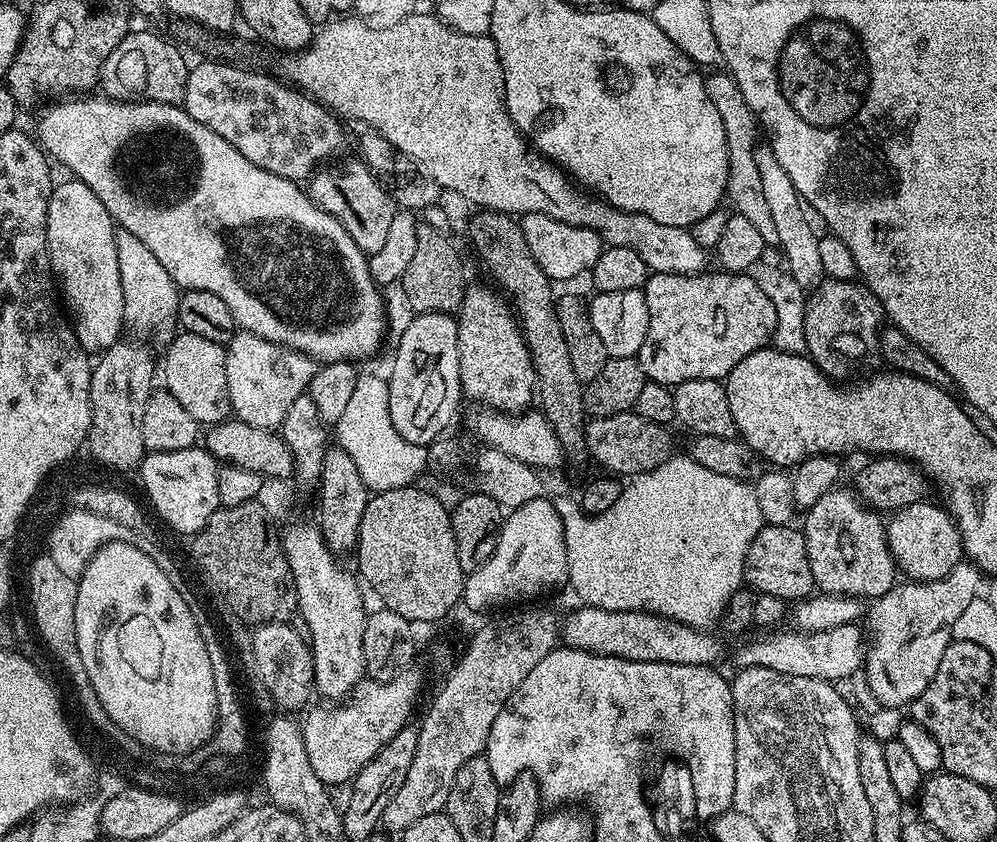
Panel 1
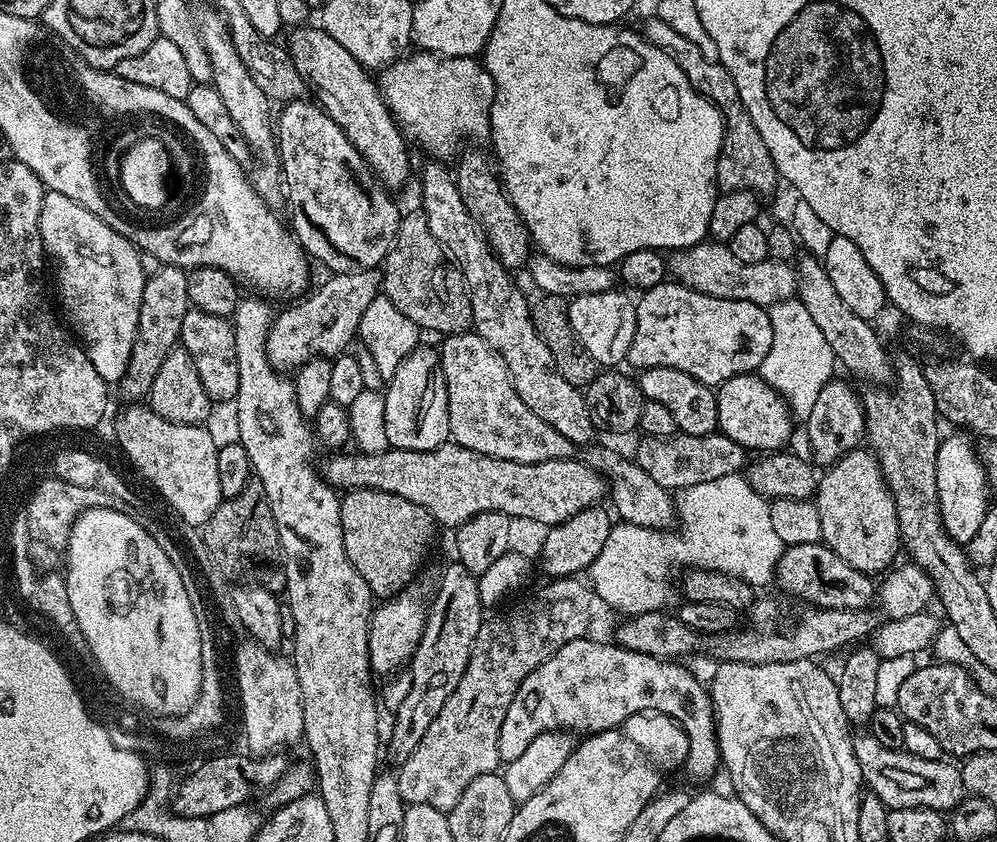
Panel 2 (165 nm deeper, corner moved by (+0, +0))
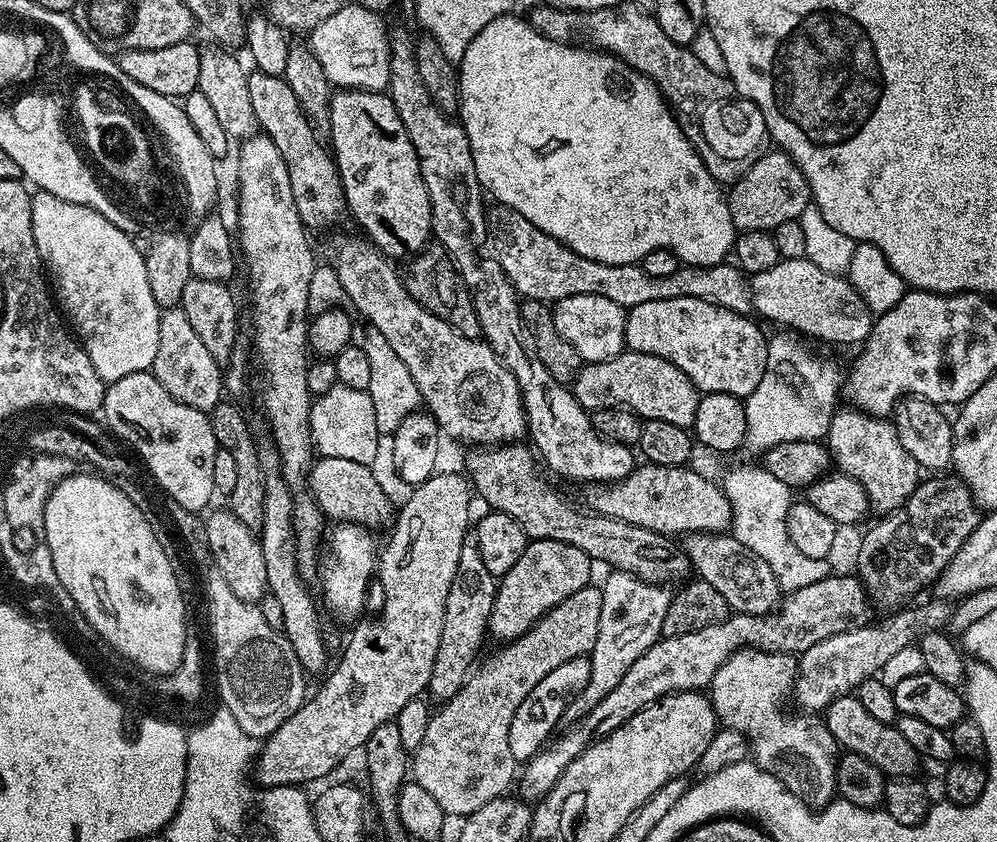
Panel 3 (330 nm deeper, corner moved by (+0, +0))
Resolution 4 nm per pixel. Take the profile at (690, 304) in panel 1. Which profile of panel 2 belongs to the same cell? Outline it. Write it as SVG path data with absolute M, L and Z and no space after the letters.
M665 282L639 293L636 300L634 342L630 342L627 363L633 364L636 370L682 370L682 374L690 374L690 378L698 378L698 382L719 386L738 374L755 373L762 358L770 354L770 342L774 342L774 330L765 305L738 302L730 298L714 298L679 282Z

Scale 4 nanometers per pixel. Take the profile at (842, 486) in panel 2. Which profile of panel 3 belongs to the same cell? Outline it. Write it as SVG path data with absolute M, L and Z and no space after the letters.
M848 406L843 410L837 410L832 415L832 421L828 427L826 447L832 458L832 463L845 476L854 478L858 486L862 486L868 495L868 503L877 513L887 514L896 508L901 508L914 494L914 490L920 485L922 469L920 465L906 454L902 442L898 438L898 430L891 419L883 416L871 416L865 412L857 412L855 408Z

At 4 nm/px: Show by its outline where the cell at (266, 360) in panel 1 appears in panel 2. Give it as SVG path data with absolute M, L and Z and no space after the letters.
M376 270L338 272L327 278L329 280L317 292L309 291L299 302L285 307L288 309L275 317L268 333L268 355L273 365L285 374L295 373L307 360L341 355L347 349L344 347L357 339L362 314L366 314L366 306L374 302L382 288L382 276Z

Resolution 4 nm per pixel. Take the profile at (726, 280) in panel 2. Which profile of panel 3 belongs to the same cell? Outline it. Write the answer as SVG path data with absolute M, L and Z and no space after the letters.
M807 258L801 260L783 260L780 263L770 266L770 270L762 270L757 276L751 277L750 295L752 297L753 309L761 312L768 320L776 324L785 324L793 333L804 336L817 336L828 344L856 344L863 345L869 334L872 333L872 321L874 313L862 300L862 294L854 290L852 283L843 275L826 270L818 270L814 262Z

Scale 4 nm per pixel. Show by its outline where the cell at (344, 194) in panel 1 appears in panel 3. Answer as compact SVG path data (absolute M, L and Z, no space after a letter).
M255 70L248 73L250 86L250 103L254 105L254 118L259 131L269 136L282 153L282 162L286 162L286 170L290 170L290 190L294 190L294 206L298 206L298 214L305 228L315 230L327 224L336 224L346 216L344 187L336 169L335 159L319 140L317 129L306 118L298 98L294 98L294 90L284 81L283 76L266 74Z

